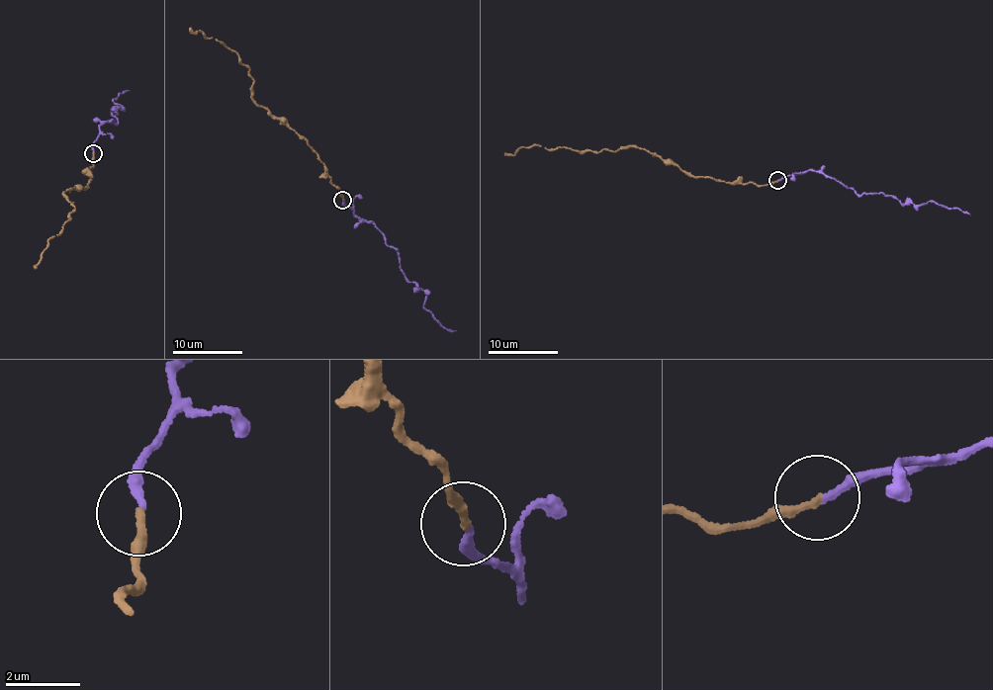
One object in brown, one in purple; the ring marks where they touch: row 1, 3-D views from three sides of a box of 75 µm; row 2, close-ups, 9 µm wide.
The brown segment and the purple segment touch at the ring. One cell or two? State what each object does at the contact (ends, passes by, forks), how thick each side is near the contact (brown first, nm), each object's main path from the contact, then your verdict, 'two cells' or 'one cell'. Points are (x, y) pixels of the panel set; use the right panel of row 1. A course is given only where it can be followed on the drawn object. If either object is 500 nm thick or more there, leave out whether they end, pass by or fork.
brown ends | purple ends | 240/220 nm | brown via (778, 180), (730, 184), (686, 174), (649, 151), (630, 146), (611, 152), (546, 149), (536, 143), (505, 154) | purple via (778, 180), (808, 171), (829, 176), (858, 194), (881, 192), (904, 205), (931, 201), (969, 215) | one cell

